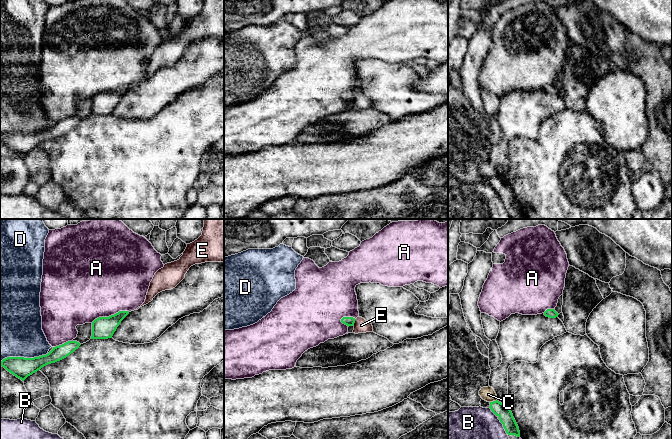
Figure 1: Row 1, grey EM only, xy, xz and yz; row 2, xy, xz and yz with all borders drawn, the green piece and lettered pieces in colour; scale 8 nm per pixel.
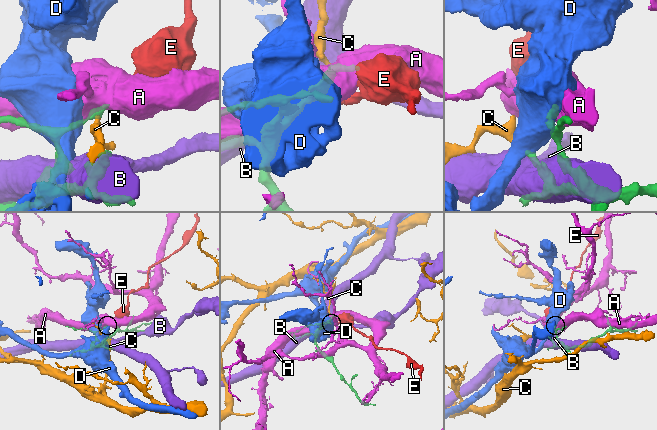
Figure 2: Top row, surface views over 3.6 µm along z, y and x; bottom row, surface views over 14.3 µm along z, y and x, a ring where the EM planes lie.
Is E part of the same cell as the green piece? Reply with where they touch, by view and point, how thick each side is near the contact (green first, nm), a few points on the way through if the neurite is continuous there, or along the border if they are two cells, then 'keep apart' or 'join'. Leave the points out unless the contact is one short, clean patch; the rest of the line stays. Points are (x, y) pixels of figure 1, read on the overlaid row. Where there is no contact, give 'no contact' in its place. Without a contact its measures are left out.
contact xz (354, 322); calibres 80 and 110 nm; border xz (355, 319), (352, 325); keep apart

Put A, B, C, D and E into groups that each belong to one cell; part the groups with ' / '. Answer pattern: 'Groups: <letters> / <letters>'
Groups: A / B / C / D / E

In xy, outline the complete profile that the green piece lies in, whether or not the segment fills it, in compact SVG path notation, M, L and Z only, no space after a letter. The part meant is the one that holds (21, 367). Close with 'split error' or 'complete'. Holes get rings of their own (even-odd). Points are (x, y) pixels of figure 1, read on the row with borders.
M68 341L62 345L53 347L48 354L39 357L7 357L0 362L0 366L24 381L28 376L37 372L42 367L66 358L78 349L80 345L77 341Z; complete

